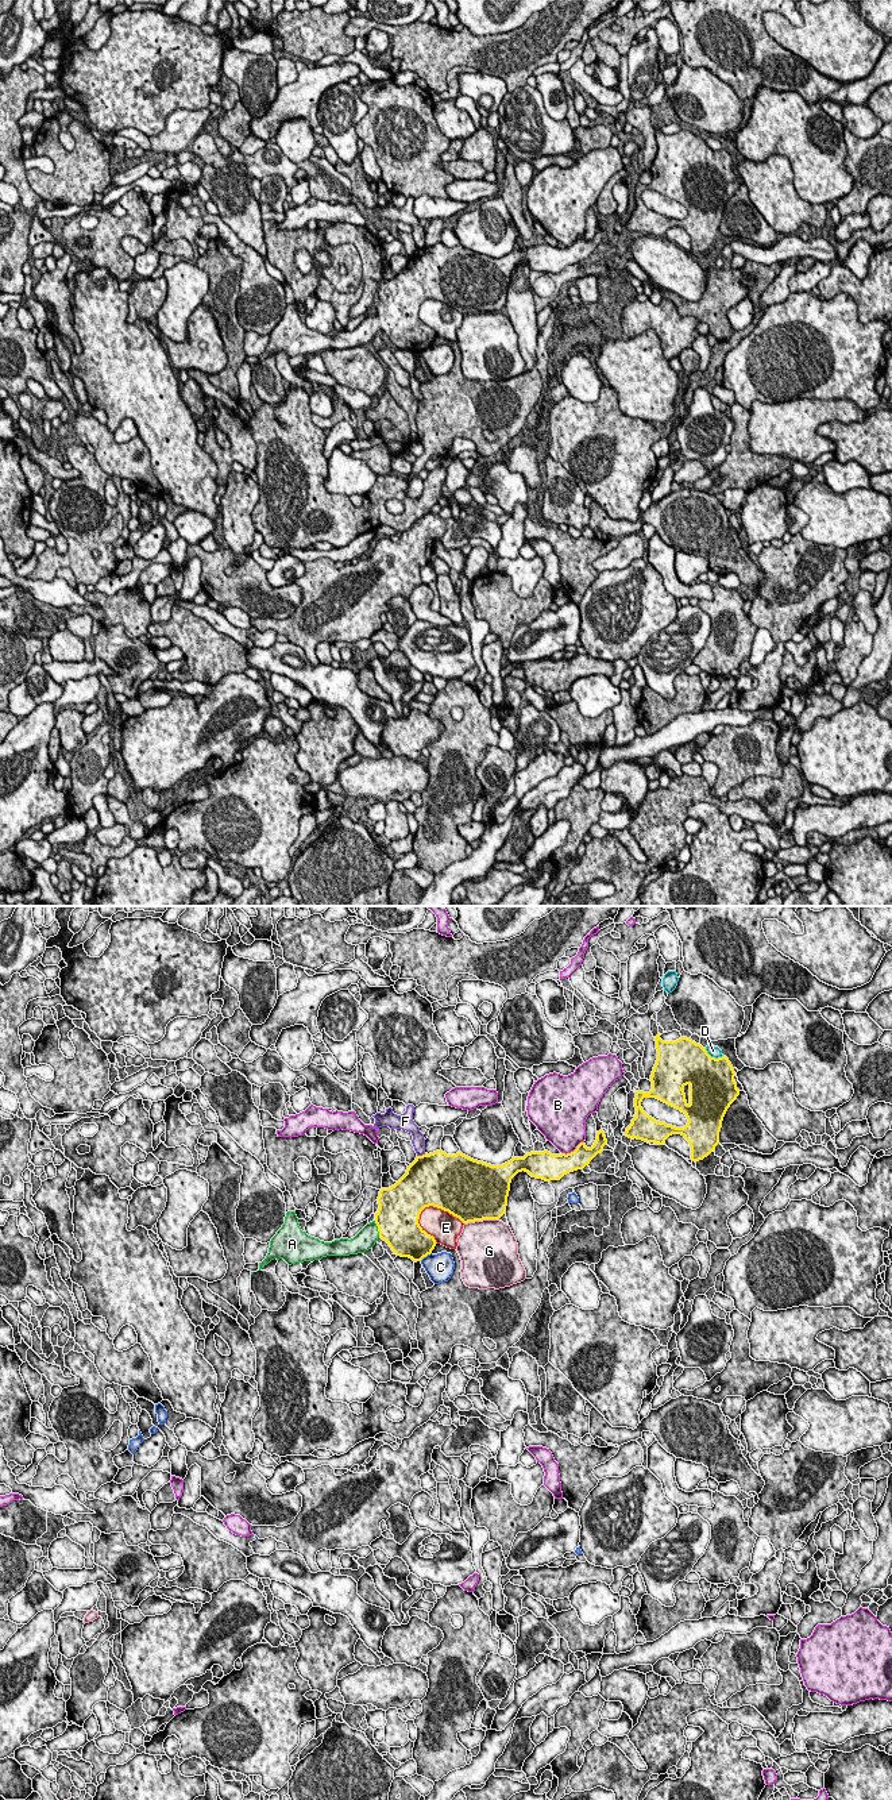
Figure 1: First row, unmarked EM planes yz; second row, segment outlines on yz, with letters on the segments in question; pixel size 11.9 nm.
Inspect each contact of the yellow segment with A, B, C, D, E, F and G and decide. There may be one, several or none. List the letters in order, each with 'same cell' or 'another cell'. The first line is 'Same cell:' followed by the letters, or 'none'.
Same cell: A
A: same cell
B: another cell
C: another cell
D: another cell
E: another cell
F: another cell
G: another cell

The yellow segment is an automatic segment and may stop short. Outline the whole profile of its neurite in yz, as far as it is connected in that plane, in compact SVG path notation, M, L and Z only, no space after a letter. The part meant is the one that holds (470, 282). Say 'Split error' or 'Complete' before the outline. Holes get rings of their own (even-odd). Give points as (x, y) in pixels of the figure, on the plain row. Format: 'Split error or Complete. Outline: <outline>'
Split error. Outline: M603 223L596 224L596 232L591 240L580 235L571 246L552 247L548 243L530 244L524 250L513 250L502 258L491 258L474 253L462 244L447 247L436 243L417 248L408 259L406 266L391 280L382 281L378 289L379 301L375 312L367 316L354 331L340 331L332 335L324 335L302 324L296 304L287 304L285 316L270 334L266 351L259 355L259 363L271 352L283 351L289 358L304 354L321 352L327 348L350 348L364 346L371 342L377 332L385 332L391 343L401 350L409 350L413 354L421 354L432 346L436 339L433 328L428 327L418 316L420 307L425 300L433 298L448 304L463 316L499 312L506 305L507 289L511 271L518 265L528 265L532 270L545 274L560 273L564 267L583 262L590 254L602 246L607 236Z

